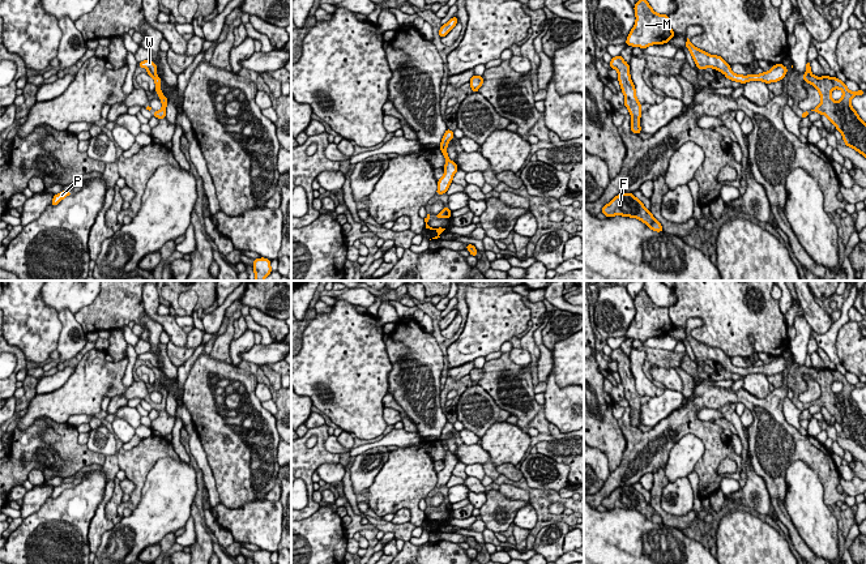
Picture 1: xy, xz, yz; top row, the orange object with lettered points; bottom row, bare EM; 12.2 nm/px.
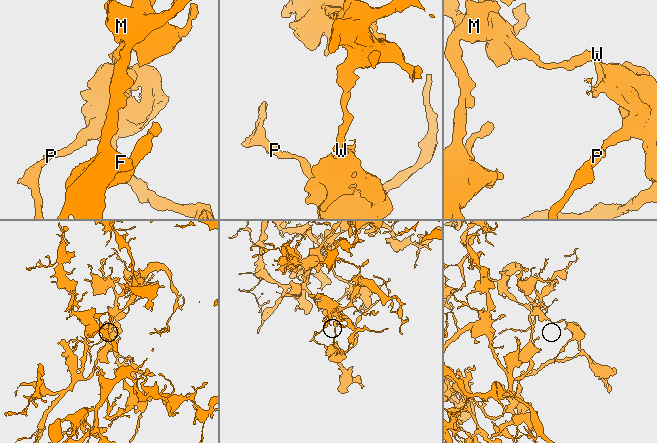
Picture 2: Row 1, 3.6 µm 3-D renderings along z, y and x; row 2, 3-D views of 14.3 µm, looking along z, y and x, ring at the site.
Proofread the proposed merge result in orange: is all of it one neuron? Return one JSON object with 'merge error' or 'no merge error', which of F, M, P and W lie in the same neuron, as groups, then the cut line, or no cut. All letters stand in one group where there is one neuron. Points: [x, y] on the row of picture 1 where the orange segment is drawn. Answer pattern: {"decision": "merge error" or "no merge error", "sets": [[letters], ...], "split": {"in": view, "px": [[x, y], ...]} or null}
{"decision": "merge error", "sets": [["F", "M", "W"], ["P"]], "split": {"in": "xy", "px": [[149, 68], [156, 75]]}}

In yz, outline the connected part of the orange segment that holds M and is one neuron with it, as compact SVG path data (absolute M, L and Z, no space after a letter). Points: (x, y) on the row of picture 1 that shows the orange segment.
M639 0L633 9L636 16L635 26L624 44L647 48L652 44L669 43L674 37L669 16L656 13L647 0Z

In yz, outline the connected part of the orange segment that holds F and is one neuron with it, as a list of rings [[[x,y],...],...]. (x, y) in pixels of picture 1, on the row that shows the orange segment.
[[[630,192],[615,196],[602,208],[601,213],[606,217],[623,215],[637,218],[653,231],[662,232],[661,223],[645,209],[644,204]]]

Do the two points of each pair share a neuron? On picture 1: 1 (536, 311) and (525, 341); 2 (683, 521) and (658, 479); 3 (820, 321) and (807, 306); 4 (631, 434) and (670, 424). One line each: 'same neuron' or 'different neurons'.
1: same neuron
2: same neuron
3: same neuron
4: same neuron

